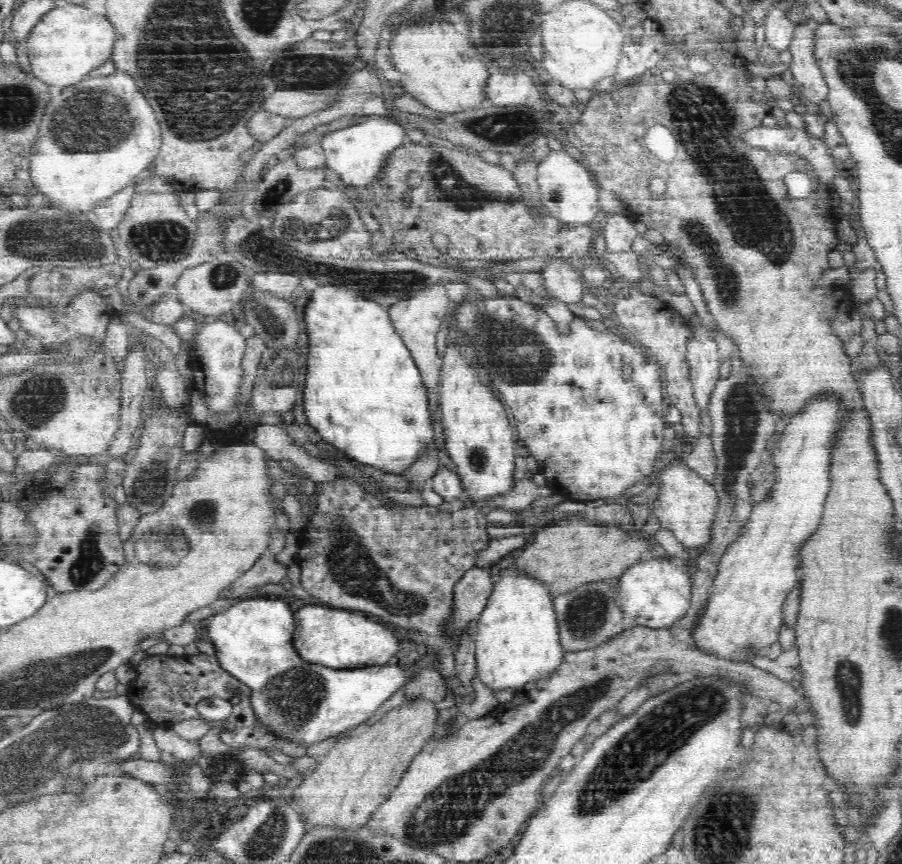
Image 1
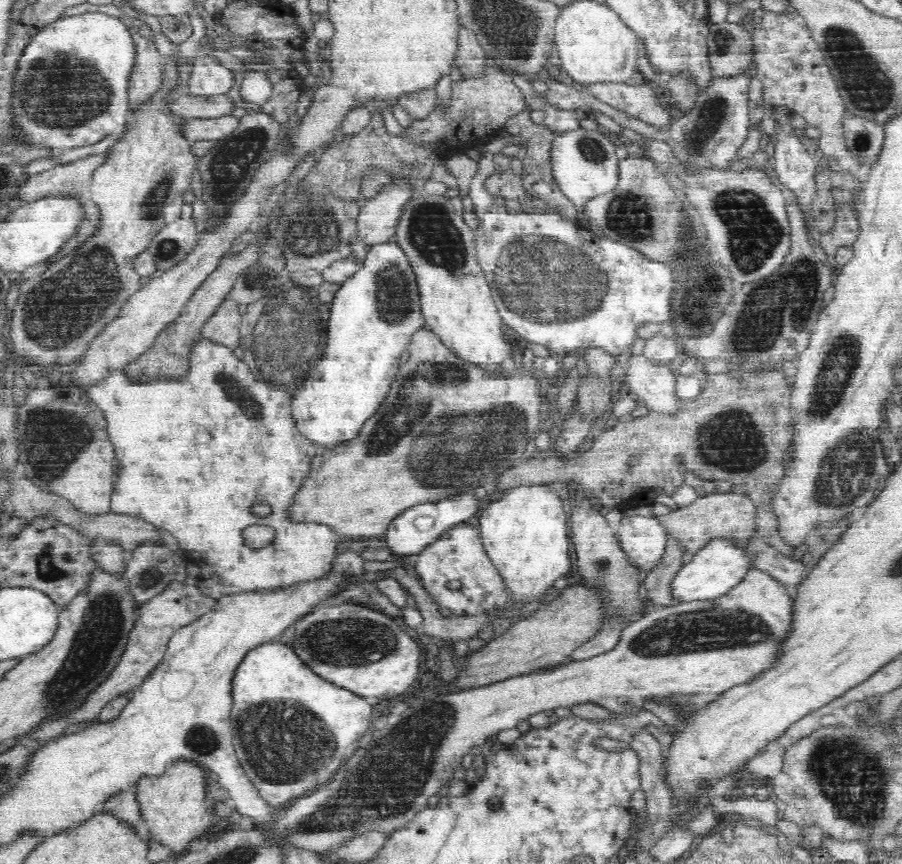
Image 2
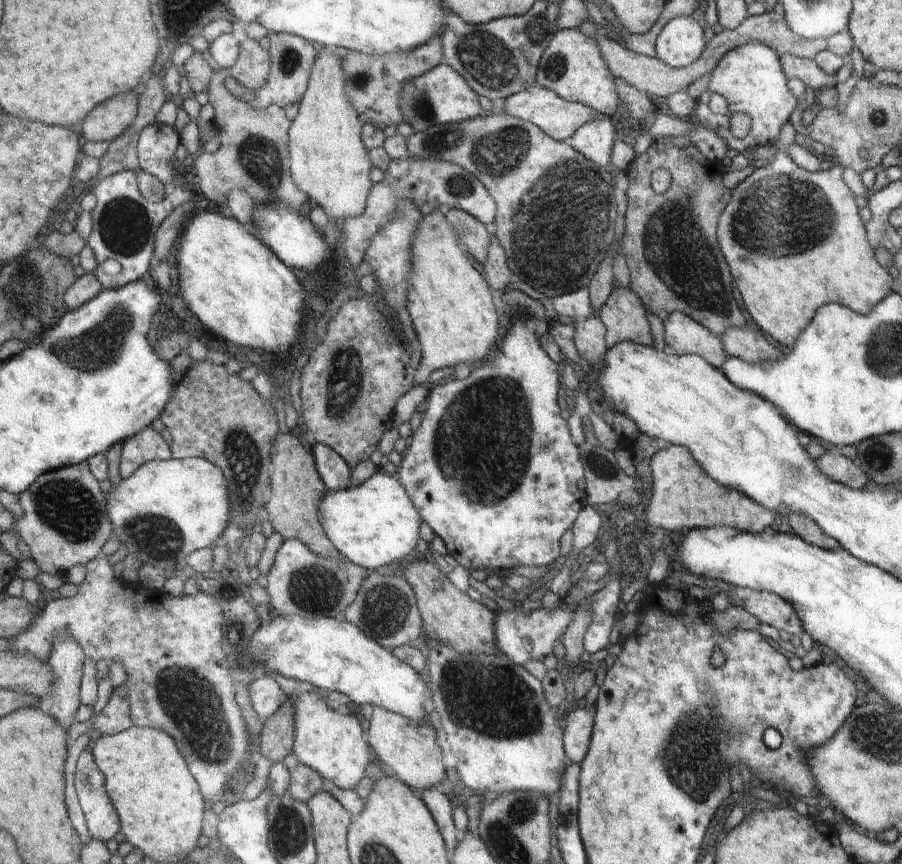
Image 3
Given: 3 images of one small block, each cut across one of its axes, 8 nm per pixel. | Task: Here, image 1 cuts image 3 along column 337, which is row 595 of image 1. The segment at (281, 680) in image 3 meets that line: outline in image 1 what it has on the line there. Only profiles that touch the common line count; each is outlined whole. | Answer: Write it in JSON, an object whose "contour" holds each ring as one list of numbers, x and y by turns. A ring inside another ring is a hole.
{"contour":[[822,397,809,402,808,408,786,422,778,433,779,451,774,455,776,482,770,490,770,496,762,502,753,502,753,513,744,526,741,536,729,546,725,557,721,558,718,572,714,576,714,594,708,596,708,606,702,618,695,624,694,642,698,648,722,656,724,661,732,660,734,652,746,652,750,656,760,655,760,650,770,648,778,642,779,630,783,624,782,606,785,596,797,586,795,581,795,554,799,547,814,534,822,516,822,509,830,490,828,464,831,460,831,436,835,434,840,419,844,418,840,403]]}

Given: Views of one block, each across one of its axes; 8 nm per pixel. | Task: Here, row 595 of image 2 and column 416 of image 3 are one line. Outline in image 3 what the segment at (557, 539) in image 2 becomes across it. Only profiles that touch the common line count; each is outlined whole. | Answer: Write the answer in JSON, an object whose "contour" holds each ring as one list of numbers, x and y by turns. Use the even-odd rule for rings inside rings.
{"contour":[[379,469,360,486,328,491,319,504,319,519,342,558,348,558,356,566,376,570,402,560,418,542,420,516,408,495,398,484,396,475]]}

